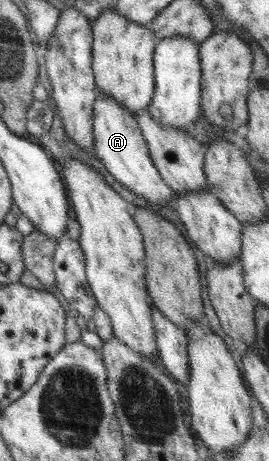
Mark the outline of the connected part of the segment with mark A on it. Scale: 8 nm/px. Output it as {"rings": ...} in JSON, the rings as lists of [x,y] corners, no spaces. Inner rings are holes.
{"rings":[[[96,90],[93,102],[93,142],[96,157],[107,171],[135,195],[146,200],[149,207],[167,206],[175,201],[176,193],[163,181],[159,170],[149,155],[149,148],[136,121],[136,115],[113,100],[111,96]]]}

